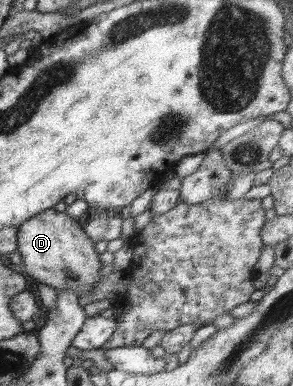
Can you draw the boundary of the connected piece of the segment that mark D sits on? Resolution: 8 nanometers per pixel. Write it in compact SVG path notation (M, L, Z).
M54 209L45 210L39 215L33 216L32 218L29 218L29 220L25 220L25 223L21 224L18 227L16 238L18 247L17 250L19 251L19 254L21 254L21 257L23 257L23 265L25 265L25 272L37 282L50 286L57 292L66 292L67 290L70 290L70 292L77 293L77 296L81 296L91 294L91 290L94 288L95 283L97 285L97 283L101 281L101 279L99 278L99 274L103 265L101 263L101 260L99 259L99 254L96 252L94 246L96 243L93 240L90 240L89 236L87 236L87 234L83 231L83 226L81 226L80 220L74 220L73 218L69 218L65 213L56 212Z

